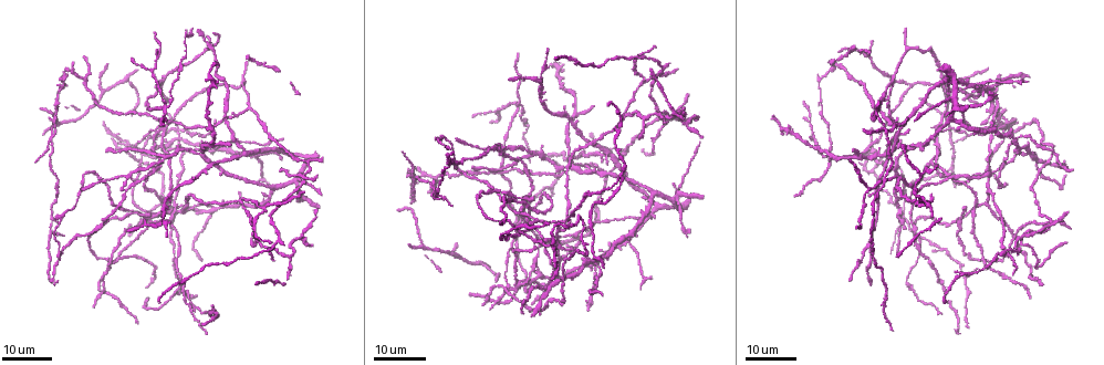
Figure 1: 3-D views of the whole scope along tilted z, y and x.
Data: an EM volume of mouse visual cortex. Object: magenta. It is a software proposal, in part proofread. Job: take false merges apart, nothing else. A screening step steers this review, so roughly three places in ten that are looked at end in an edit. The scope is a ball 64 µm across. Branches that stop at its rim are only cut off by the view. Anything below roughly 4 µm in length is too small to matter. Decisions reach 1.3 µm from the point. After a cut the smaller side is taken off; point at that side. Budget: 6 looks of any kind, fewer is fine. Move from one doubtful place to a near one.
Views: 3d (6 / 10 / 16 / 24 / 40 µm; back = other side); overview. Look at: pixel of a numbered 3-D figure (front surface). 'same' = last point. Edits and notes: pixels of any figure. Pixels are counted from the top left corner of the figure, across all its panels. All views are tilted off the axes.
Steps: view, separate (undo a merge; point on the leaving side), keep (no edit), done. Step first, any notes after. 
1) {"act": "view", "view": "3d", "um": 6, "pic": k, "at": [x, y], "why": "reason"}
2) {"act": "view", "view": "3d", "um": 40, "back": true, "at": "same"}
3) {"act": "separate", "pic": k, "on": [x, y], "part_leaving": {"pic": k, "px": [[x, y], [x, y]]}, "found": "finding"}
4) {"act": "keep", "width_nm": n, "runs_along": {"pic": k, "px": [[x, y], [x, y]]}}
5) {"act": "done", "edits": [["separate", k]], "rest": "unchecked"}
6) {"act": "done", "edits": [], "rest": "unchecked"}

{"act": "view", "view": "3d", "um": 16, "pic": 1, "at": [151, 71], "why": "a fork"}

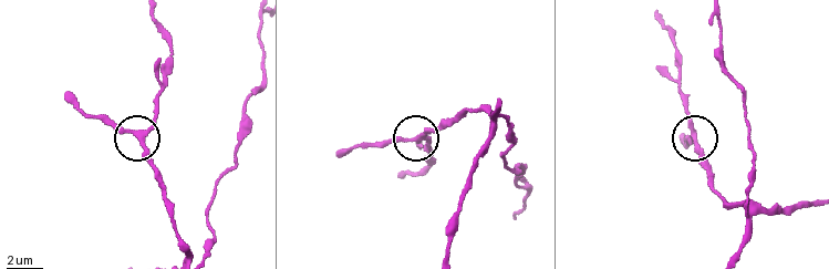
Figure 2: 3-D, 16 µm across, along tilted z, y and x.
{"act": "view", "view": "3d", "um": 6, "pic": 2, "at": [419, 139]}

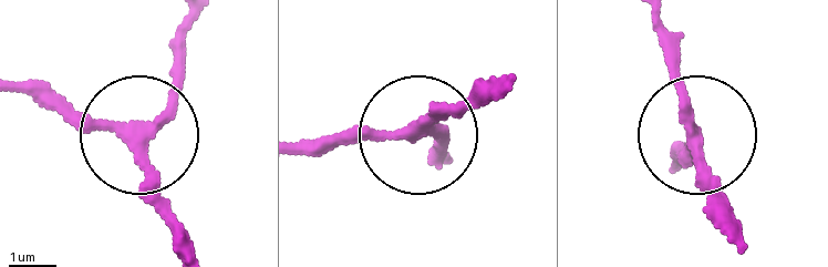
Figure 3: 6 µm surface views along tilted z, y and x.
{"act": "keep", "side_arm_um": 5, "runs_along": {"pic": 3, "px": [[508, 85], [418, 131], [306, 142]]}, "found": "all the same neuron"}

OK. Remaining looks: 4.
{"act": "view", "view": "3d", "um": 24, "pic": 1, "at": [149, 222], "why": "a fork"}

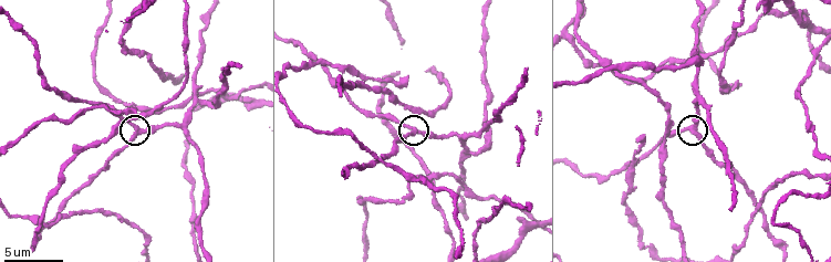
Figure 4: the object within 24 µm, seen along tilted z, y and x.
{"act": "view", "view": "3d", "um": 6, "pic": 4, "at": [414, 129]}

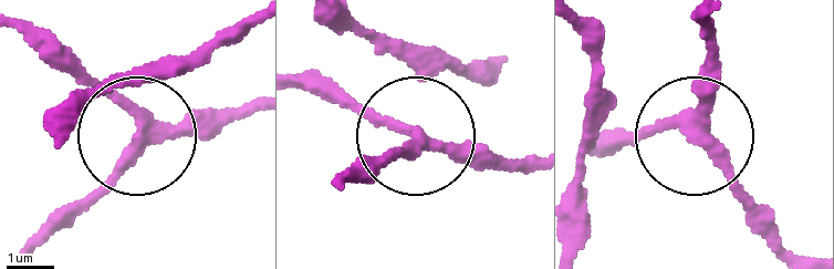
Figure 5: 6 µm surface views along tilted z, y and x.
{"act": "keep", "arms": 3, "runs_along": {"pic": 5, "px": [[705, 17], [695, 133], [767, 244]]}, "found": "one neuron here"}

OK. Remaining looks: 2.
{"act": "view", "view": "3d", "um": 16, "pic": 1, "at": [176, 130], "why": "looks like a crossing"}

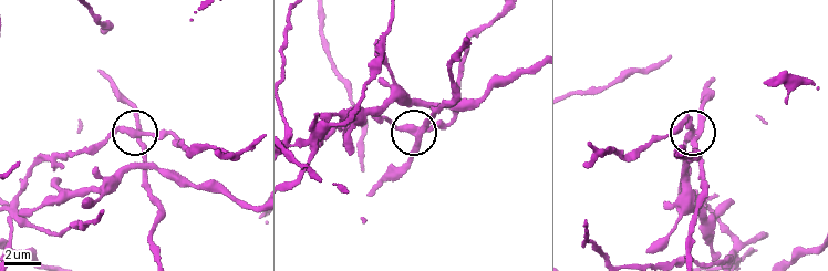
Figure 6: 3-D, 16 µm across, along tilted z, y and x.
{"act": "view", "view": "3d", "um": 6, "pic": 6, "at": [140, 137]}

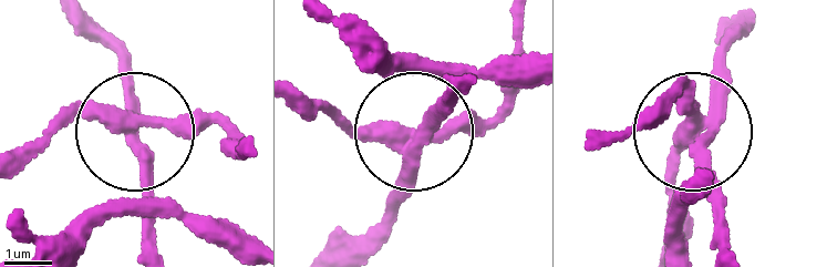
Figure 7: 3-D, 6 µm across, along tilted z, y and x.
{"act": "keep", "width_nm": 320, "found": "one neuron here"}

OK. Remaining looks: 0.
{"act": "done", "edits": [], "rest": "unchecked"}

